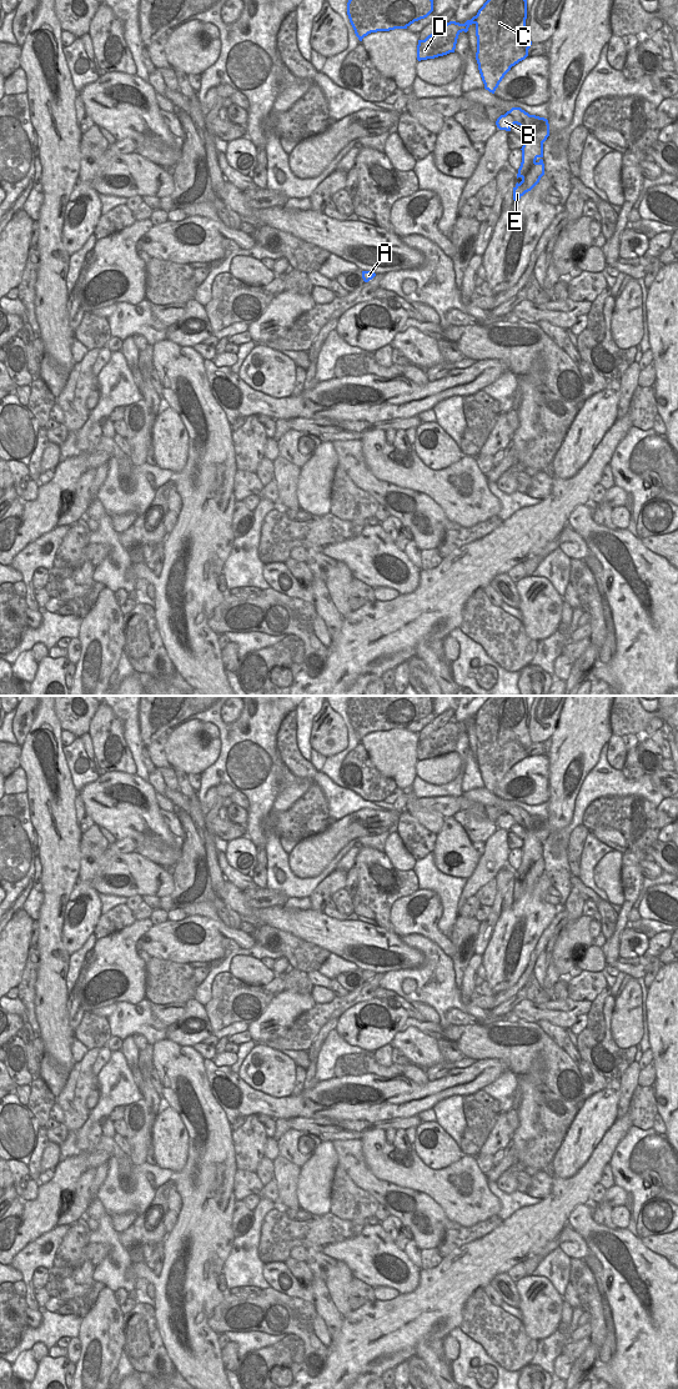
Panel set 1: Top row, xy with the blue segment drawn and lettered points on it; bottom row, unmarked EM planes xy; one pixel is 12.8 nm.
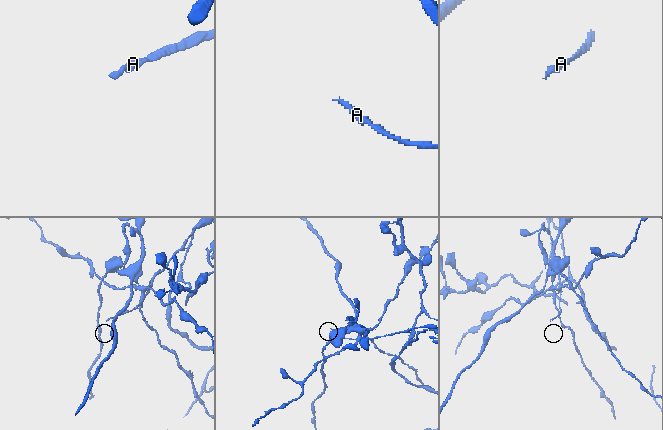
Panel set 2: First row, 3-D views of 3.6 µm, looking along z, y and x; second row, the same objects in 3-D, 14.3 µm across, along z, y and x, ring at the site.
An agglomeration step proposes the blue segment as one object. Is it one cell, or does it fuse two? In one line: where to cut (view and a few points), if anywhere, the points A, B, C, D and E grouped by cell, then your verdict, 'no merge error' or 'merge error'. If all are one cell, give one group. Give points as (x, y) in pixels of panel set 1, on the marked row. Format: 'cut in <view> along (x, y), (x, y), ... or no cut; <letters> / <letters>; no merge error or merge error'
cut in xy along (528, 115), (531, 120), (530, 126), (548, 129); A C D E / B; merge error

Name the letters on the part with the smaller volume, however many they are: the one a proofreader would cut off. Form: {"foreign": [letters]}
{"foreign": ["B"]}

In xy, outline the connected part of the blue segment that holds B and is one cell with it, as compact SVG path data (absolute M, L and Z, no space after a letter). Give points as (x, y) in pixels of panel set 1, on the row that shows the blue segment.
M504 114L501 115L497 121L496 125L499 130L506 130L506 131L511 131L511 127L517 124L519 125L516 119L512 115Z

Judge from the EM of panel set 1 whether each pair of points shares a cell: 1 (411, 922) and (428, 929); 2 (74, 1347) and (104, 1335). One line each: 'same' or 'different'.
1: same
2: different

